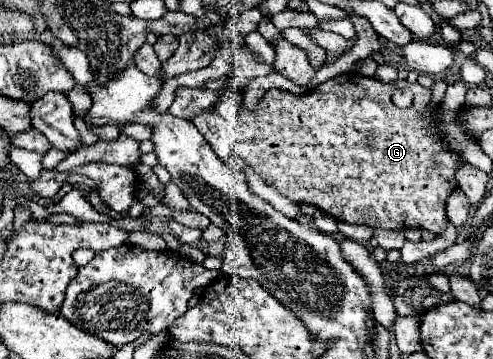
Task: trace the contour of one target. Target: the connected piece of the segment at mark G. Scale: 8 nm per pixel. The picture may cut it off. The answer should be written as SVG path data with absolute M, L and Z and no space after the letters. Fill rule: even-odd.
M354 71L338 75L304 95L270 89L258 101L256 113L240 109L244 139L236 143L234 151L282 195L294 203L312 203L338 221L396 231L418 227L442 235L446 229L444 205L448 195L458 187L456 171L466 161L460 151L444 143L444 131L438 127L442 123L440 105L432 99L432 91L408 81L396 81L396 85L412 89L414 101L408 109L398 109L392 103L394 83L382 83Z

